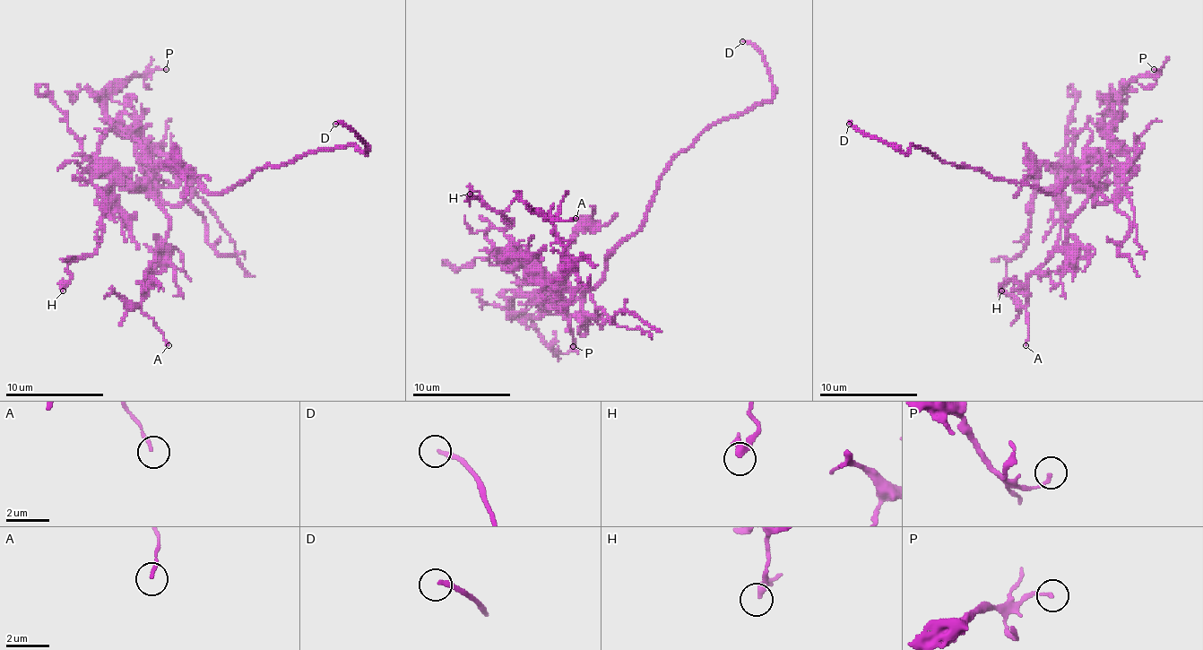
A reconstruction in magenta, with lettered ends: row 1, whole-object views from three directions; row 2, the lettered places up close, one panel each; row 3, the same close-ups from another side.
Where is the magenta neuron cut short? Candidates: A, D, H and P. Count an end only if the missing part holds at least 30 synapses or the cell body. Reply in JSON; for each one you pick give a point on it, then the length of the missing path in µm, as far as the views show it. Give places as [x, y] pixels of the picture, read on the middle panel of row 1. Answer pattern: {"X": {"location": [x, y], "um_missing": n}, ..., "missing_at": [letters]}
{"D": {"location": [742, 41], "um_missing": 50}, "missing_at": ["D"]}

